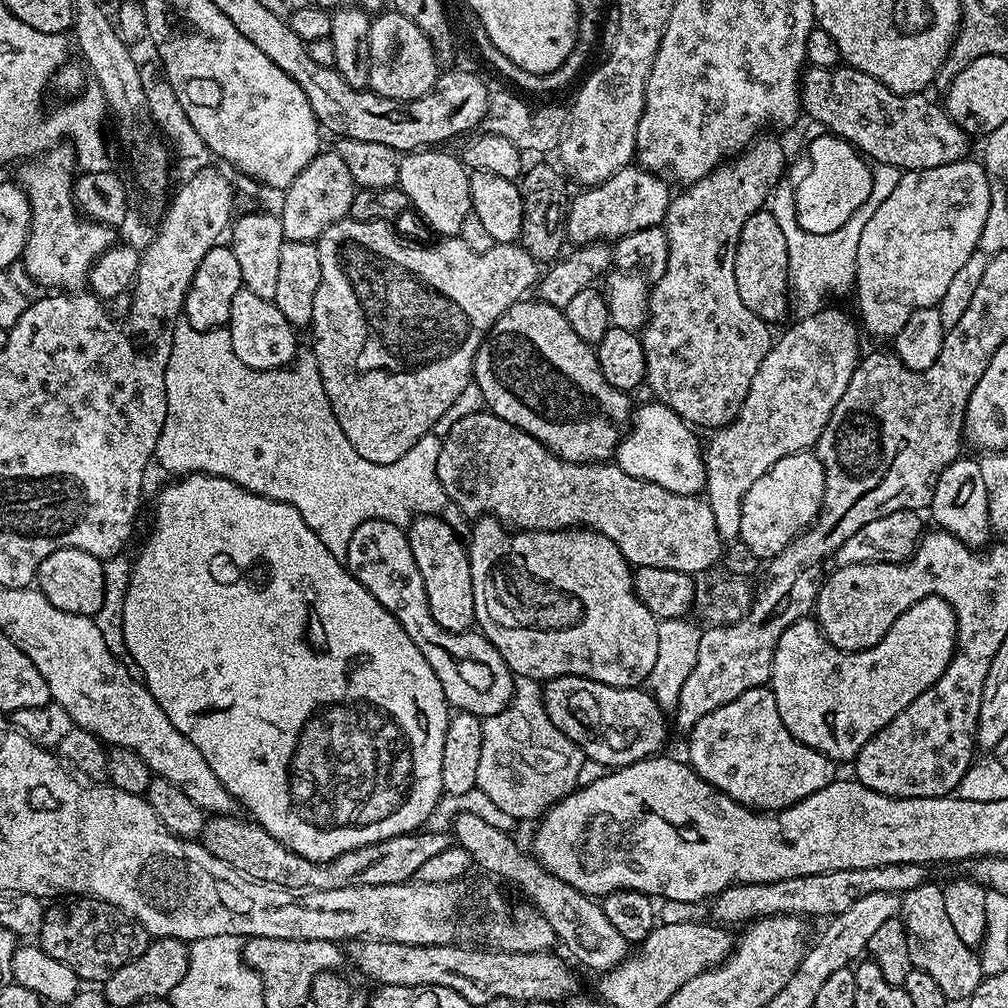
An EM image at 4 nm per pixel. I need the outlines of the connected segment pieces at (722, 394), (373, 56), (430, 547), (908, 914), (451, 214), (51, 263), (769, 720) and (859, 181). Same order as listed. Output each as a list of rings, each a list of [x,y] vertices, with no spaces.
[[[761,135],[753,140],[739,156],[733,156],[732,159],[724,161],[710,174],[706,174],[706,178],[695,180],[694,183],[680,190],[684,192],[678,193],[677,191],[671,197],[669,208],[666,210],[662,223],[664,232],[668,235],[668,265],[662,278],[654,281],[648,293],[648,319],[642,327],[644,353],[646,354],[646,388],[649,388],[656,395],[653,397],[659,403],[674,410],[674,414],[678,414],[697,429],[719,430],[735,418],[750,390],[750,382],[754,382],[754,374],[758,374],[758,366],[762,366],[762,358],[766,358],[766,354],[772,349],[774,343],[774,332],[773,336],[771,332],[773,329],[762,318],[756,317],[754,311],[746,308],[746,302],[742,302],[742,294],[738,294],[738,282],[734,282],[734,258],[736,257],[738,238],[742,234],[742,226],[746,226],[746,220],[769,203],[776,185],[781,183],[783,177],[780,175],[784,172],[784,148],[774,137],[768,135]]]
[[[384,10],[372,20],[368,31],[370,34],[370,82],[368,88],[379,96],[395,100],[413,100],[422,98],[436,85],[438,67],[436,68],[437,49],[428,35],[410,18],[395,10]]]
[[[420,514],[407,525],[410,550],[414,554],[414,562],[418,566],[418,574],[422,574],[422,586],[426,586],[426,602],[430,606],[430,614],[434,622],[447,632],[466,632],[476,623],[474,614],[474,582],[470,582],[470,558],[463,539],[456,537],[456,532],[444,521],[440,514]]]
[[[925,882],[914,890],[903,893],[900,902],[900,916],[904,922],[904,929],[908,931],[908,945],[910,946],[910,962],[913,968],[922,970],[938,982],[942,994],[946,994],[949,1002],[967,1002],[984,981],[985,974],[980,965],[977,949],[966,946],[954,926],[950,917],[946,915],[943,887],[938,883]]]
[[[417,150],[407,153],[400,161],[398,187],[408,196],[408,203],[441,237],[452,238],[462,230],[462,222],[472,213],[470,198],[470,172],[459,155],[451,156],[448,150]]]
[[[61,142],[39,158],[29,159],[20,166],[18,185],[25,192],[32,211],[22,265],[24,264],[25,270],[28,271],[29,278],[37,280],[44,290],[75,294],[87,285],[88,274],[96,259],[105,250],[113,247],[113,229],[106,224],[97,224],[96,221],[85,218],[72,199],[72,171],[76,172],[78,165],[71,143]]]
[[[771,687],[751,688],[746,690],[734,702],[726,702],[726,706],[718,706],[706,718],[702,718],[687,733],[687,763],[706,782],[726,793],[737,804],[744,804],[753,810],[779,810],[796,804],[802,798],[822,790],[834,779],[833,761],[823,756],[818,750],[798,742],[786,726],[782,726],[782,717],[778,714],[778,702],[774,698]]]
[[[820,134],[808,144],[808,169],[800,181],[795,181],[796,189],[796,220],[802,226],[802,230],[814,231],[815,233],[829,233],[837,230],[844,224],[850,214],[854,214],[870,198],[872,189],[872,168],[869,161],[861,153],[856,151],[849,140],[841,136]]]

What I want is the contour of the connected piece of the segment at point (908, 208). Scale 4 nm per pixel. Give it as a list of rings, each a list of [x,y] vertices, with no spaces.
[[[972,159],[955,160],[946,166],[934,166],[921,172],[904,172],[890,198],[886,198],[886,202],[870,214],[870,222],[862,226],[862,238],[858,238],[854,293],[860,303],[859,319],[867,335],[869,332],[872,336],[895,338],[915,308],[937,307],[954,279],[954,273],[963,266],[966,258],[978,251],[982,228],[990,212],[994,184],[983,163]]]

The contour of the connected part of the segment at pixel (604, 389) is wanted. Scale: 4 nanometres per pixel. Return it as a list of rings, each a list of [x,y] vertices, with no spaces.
[[[531,298],[522,299],[514,306],[507,308],[499,316],[480,344],[478,354],[474,358],[472,380],[479,391],[481,401],[486,405],[487,411],[493,412],[498,418],[502,418],[514,426],[518,426],[526,434],[530,434],[535,440],[542,442],[555,456],[560,457],[561,460],[569,460],[575,464],[599,464],[611,461],[616,455],[616,447],[624,439],[626,429],[629,427],[630,421],[634,416],[634,404],[628,401],[631,400],[629,393],[610,386],[610,382],[606,382],[606,378],[602,378],[602,370],[598,366],[595,347],[587,344],[582,338],[578,338],[578,334],[574,334],[570,322],[566,322],[561,309],[550,306],[539,298],[533,298],[533,300]]]

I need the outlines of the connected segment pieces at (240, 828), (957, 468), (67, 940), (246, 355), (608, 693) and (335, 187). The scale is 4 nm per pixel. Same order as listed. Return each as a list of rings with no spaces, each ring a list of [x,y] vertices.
[[[216,814],[211,818],[205,819],[204,831],[202,833],[202,843],[210,854],[222,858],[226,866],[238,870],[249,880],[257,880],[263,884],[273,884],[293,890],[338,890],[339,888],[349,887],[353,882],[357,884],[406,884],[409,883],[419,873],[422,862],[426,858],[434,858],[436,854],[442,854],[450,847],[450,836],[448,832],[426,833],[421,830],[409,832],[406,836],[395,836],[389,840],[383,840],[378,844],[368,844],[365,848],[359,848],[357,852],[344,852],[337,860],[327,860],[325,864],[315,864],[308,858],[302,858],[294,854],[278,838],[274,838],[268,831],[251,819],[243,818],[239,820],[236,814]]]
[[[958,458],[942,470],[942,474],[936,480],[936,487],[932,489],[930,513],[932,512],[933,518],[936,519],[937,529],[958,538],[958,542],[962,542],[967,548],[980,550],[980,547],[983,549],[989,543],[988,536],[993,535],[988,521],[986,482],[982,482],[979,459],[964,459]]]
[[[75,897],[57,904],[60,905],[49,907],[44,913],[38,944],[48,955],[73,968],[84,965],[92,972],[111,973],[140,957],[152,941],[148,931],[132,916],[105,900]]]
[[[242,287],[238,294],[234,294],[234,303],[230,305],[230,318],[226,327],[230,342],[234,346],[234,354],[238,354],[238,362],[255,372],[286,368],[297,359],[297,329],[293,328],[290,322],[286,322],[286,317],[276,304],[266,298],[258,298],[258,294],[254,294],[249,288]]]
[[[555,676],[553,680],[543,685],[543,695],[546,714],[549,715],[550,722],[576,743],[589,761],[601,769],[625,768],[634,762],[657,755],[663,749],[660,747],[668,736],[667,730],[664,729],[666,712],[655,697],[643,687],[615,688],[581,676]]]
[[[320,151],[310,162],[310,166],[306,166],[302,174],[298,174],[298,178],[294,178],[294,182],[283,189],[284,205],[278,208],[278,215],[282,222],[284,239],[298,242],[319,240],[326,229],[334,226],[334,222],[348,216],[357,191],[358,185],[354,182],[346,162],[342,162],[339,151]]]

